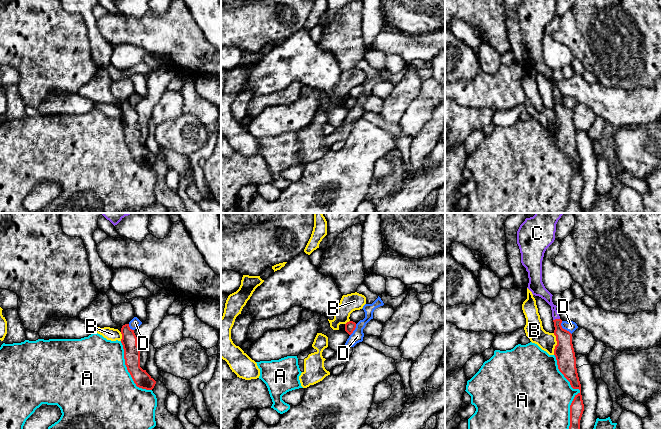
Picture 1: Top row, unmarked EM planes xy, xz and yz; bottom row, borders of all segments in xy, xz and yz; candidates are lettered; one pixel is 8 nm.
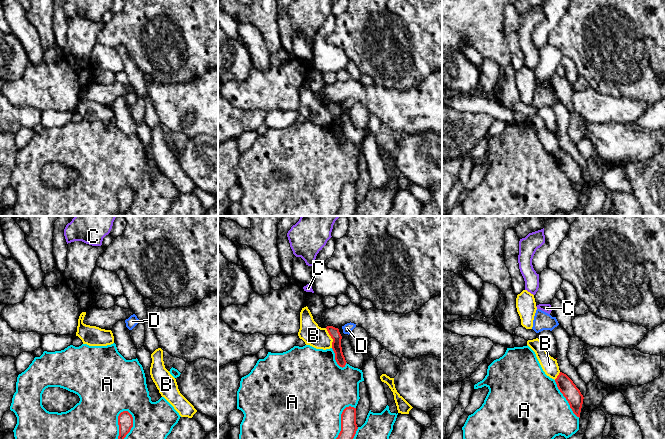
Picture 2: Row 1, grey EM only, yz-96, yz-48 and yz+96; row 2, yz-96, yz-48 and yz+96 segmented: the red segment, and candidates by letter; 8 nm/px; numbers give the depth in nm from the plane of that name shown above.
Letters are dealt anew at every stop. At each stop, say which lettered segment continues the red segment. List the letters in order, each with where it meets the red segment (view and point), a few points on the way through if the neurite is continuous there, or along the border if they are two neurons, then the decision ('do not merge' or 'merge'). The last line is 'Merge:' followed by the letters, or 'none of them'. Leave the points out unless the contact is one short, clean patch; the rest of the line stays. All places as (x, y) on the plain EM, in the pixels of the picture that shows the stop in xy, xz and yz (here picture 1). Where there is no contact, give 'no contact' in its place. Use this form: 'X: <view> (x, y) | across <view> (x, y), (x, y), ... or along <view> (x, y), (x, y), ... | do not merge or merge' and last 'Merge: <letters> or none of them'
A: yz (578, 169) | do not merge
B: yz (557, 120) | along yz (553, 109), (556, 115), (554, 130) | do not merge
C: yz (556, 95) | across yz (564, 125), (556, 95), (553, 82), (542, 68) | merge
D: yz (564, 105) | along yz (561, 97), (561, 102), (571, 110) | do not merge
Merge: C

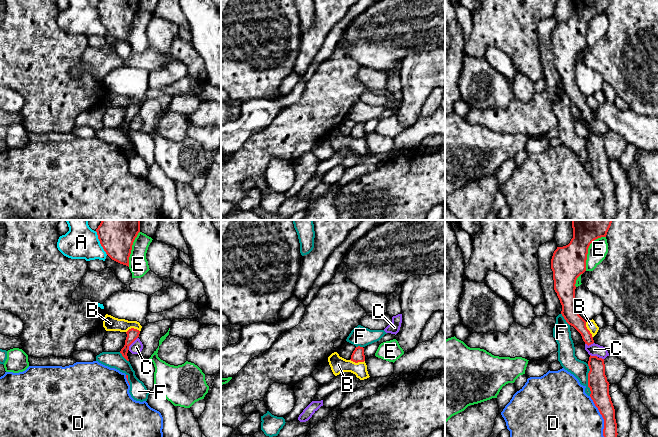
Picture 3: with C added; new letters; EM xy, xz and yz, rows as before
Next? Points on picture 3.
A: xy (100, 19) | do not merge
B: yz (588, 106) | along yz (585, 98), (585, 102), (592, 113) | do not merge
C: xy (132, 118) | along xy (137, 113), (128, 125) | do not merge
D: yz (604, 196) | do not merge
E: yz (587, 26) | do not merge
F: yz (588, 156) | along yz (587, 140), (589, 145), (588, 163), (590, 171) | do not merge
Merge: none of them

